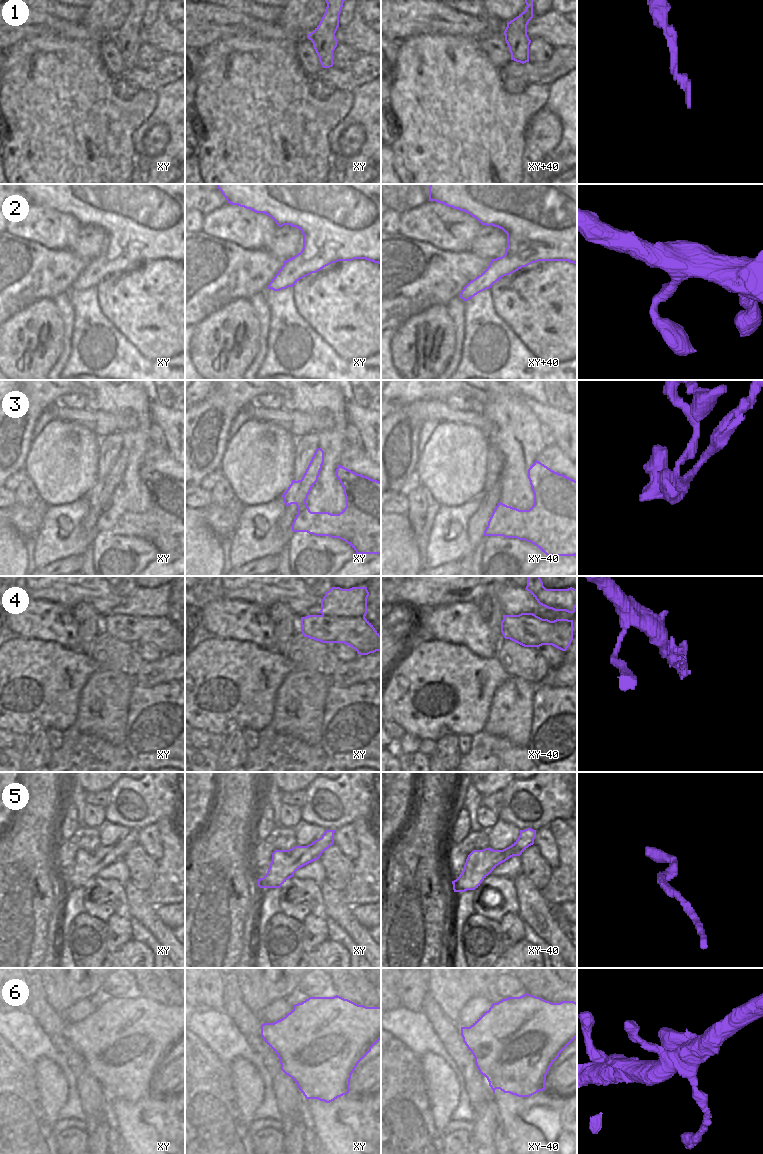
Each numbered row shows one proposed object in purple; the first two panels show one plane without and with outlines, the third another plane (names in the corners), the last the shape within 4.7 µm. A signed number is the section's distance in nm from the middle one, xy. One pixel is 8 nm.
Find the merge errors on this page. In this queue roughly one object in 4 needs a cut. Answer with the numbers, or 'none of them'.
3, 4

